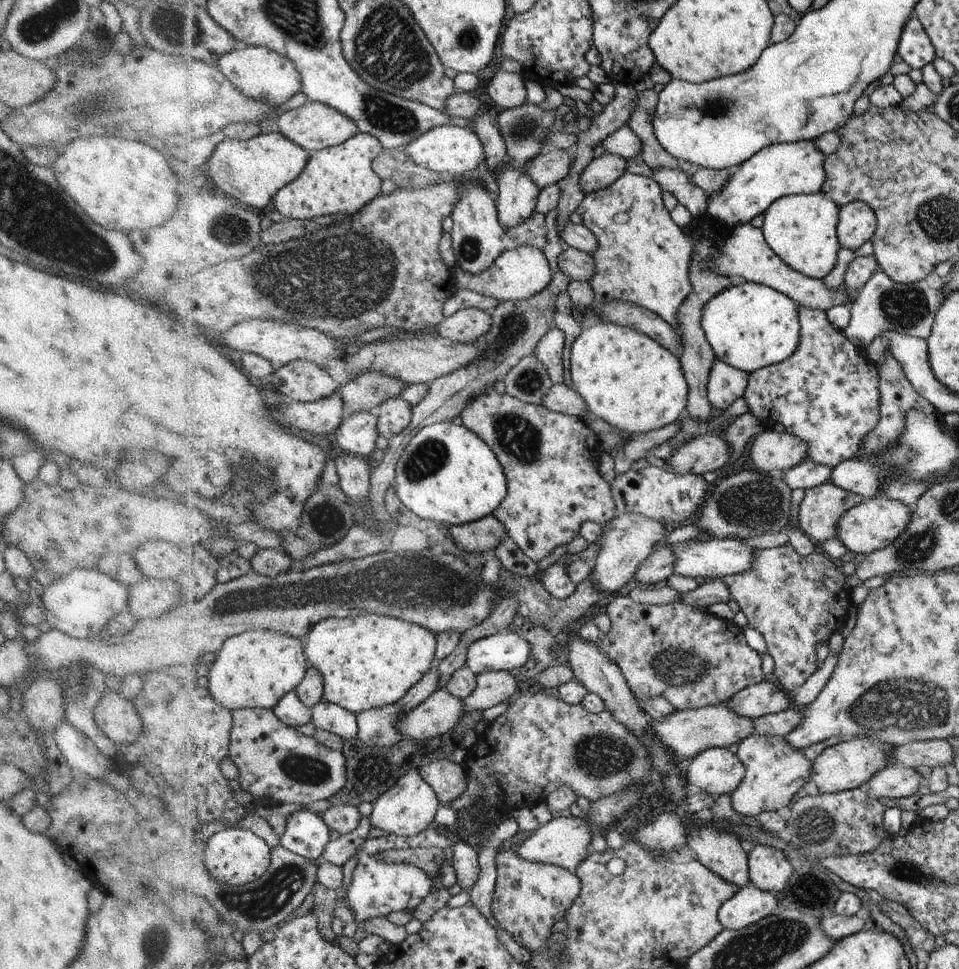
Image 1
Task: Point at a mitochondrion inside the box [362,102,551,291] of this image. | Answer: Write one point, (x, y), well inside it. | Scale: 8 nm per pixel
(519, 129)

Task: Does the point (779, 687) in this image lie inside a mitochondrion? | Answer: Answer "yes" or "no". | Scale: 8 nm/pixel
no

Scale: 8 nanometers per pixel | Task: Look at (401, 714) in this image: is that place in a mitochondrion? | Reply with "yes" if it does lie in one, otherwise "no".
no

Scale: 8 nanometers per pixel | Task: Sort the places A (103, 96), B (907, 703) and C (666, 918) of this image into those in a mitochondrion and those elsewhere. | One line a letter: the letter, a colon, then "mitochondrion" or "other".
A: mitochondrion
B: mitochondrion
C: other

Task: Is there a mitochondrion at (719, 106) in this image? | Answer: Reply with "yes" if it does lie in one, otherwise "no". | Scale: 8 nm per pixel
yes

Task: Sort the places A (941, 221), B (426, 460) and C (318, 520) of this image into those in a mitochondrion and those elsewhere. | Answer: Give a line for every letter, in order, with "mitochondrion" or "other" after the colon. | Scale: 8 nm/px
A: mitochondrion
B: mitochondrion
C: other

